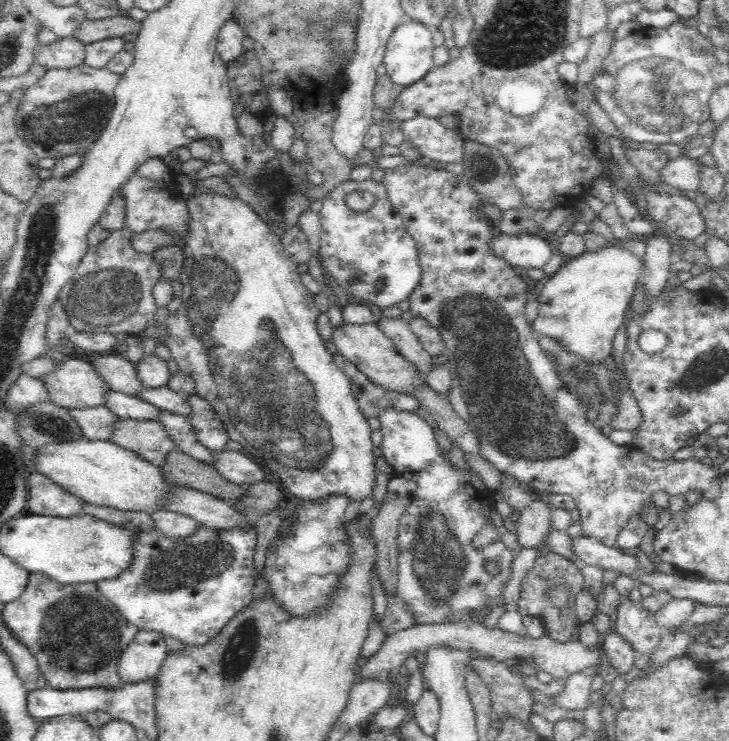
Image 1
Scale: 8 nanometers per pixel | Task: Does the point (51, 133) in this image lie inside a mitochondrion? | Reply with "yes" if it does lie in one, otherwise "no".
yes

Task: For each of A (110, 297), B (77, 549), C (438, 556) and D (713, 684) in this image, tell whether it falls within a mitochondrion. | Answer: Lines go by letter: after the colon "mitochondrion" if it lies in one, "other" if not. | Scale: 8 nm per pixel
A: mitochondrion
B: mitochondrion
C: mitochondrion
D: other

